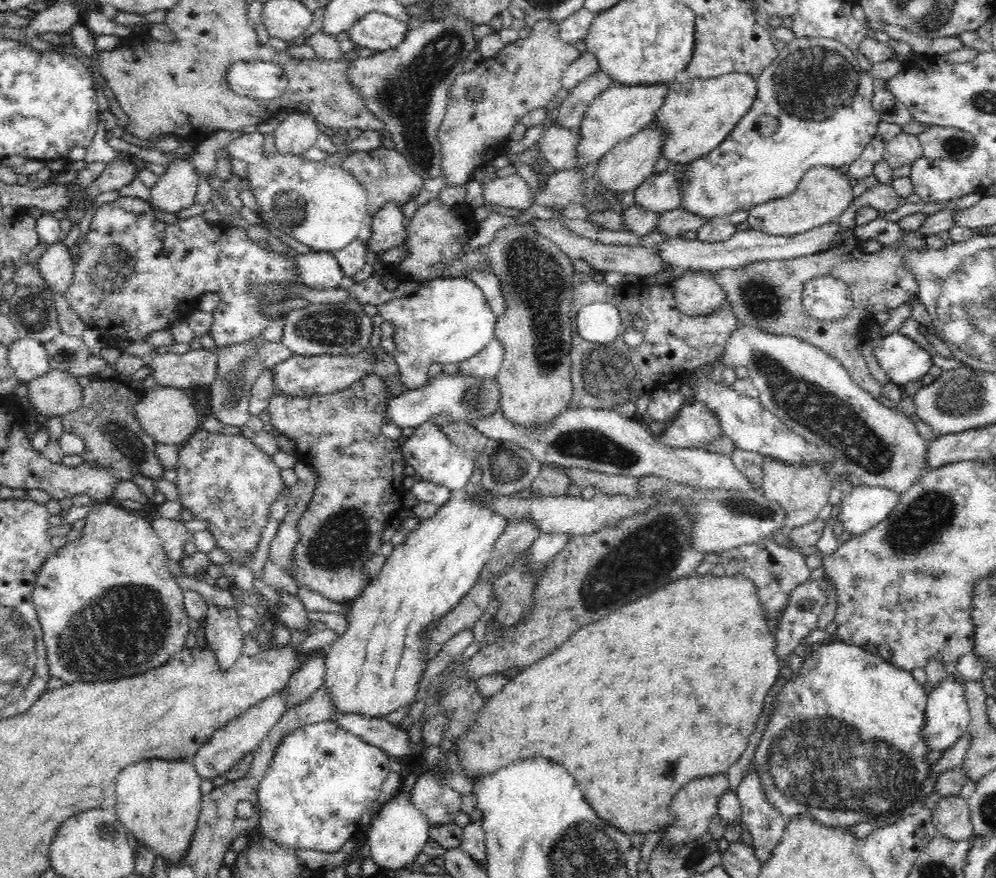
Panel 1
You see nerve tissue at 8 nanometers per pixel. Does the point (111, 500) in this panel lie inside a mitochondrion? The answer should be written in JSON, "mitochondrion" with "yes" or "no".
{"mitochondrion":"no"}

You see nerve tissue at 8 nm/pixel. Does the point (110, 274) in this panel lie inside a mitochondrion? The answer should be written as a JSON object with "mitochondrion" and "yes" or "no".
{"mitochondrion":"yes"}

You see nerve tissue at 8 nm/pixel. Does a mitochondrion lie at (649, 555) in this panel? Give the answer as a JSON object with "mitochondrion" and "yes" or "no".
{"mitochondrion":"yes"}

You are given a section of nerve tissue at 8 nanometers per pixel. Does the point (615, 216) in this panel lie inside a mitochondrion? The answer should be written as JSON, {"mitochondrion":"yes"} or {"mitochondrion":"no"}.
{"mitochondrion":"no"}

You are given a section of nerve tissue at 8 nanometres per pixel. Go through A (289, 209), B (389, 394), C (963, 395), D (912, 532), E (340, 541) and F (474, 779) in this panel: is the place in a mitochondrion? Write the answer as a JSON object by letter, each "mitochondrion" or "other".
{"A":"mitochondrion","B":"other","C":"mitochondrion","D":"mitochondrion","E":"mitochondrion","F":"other"}

